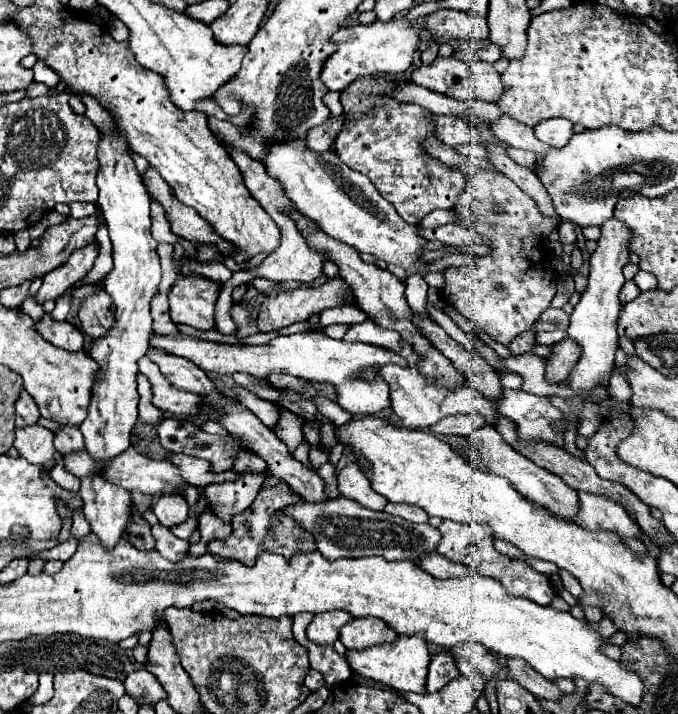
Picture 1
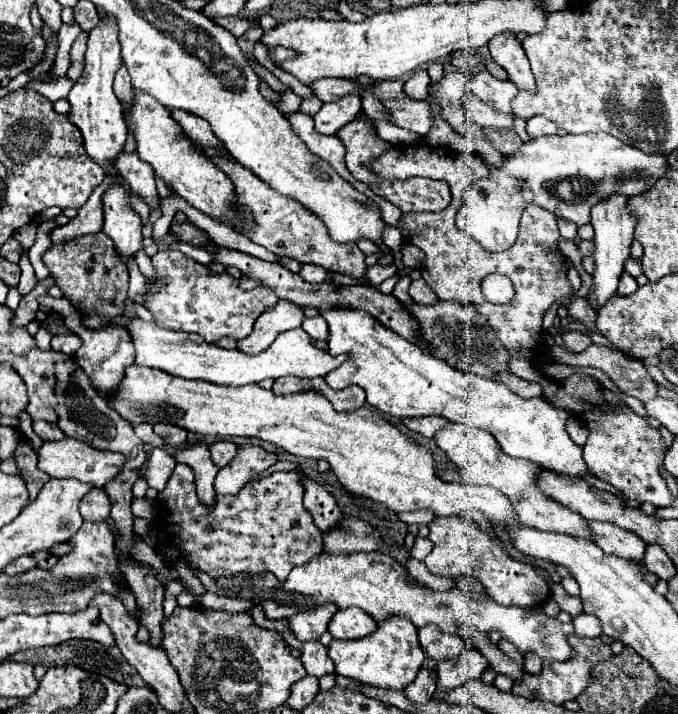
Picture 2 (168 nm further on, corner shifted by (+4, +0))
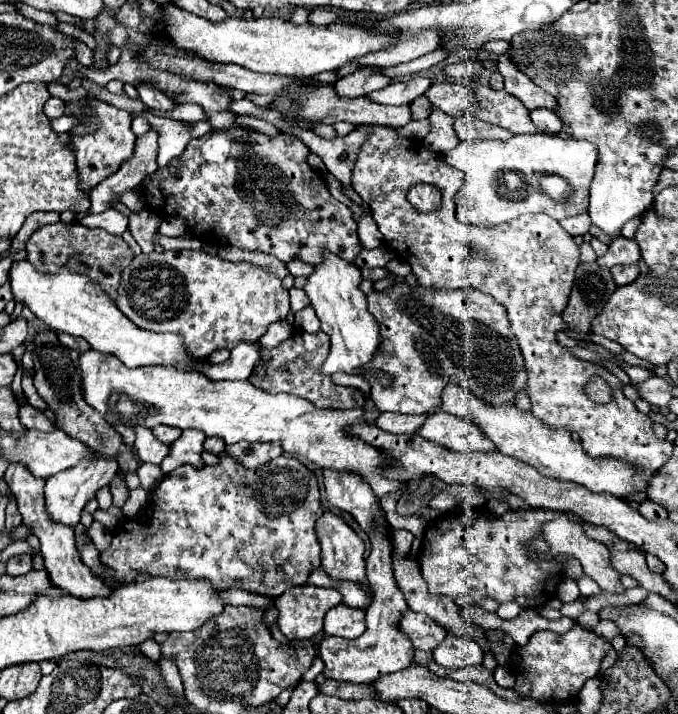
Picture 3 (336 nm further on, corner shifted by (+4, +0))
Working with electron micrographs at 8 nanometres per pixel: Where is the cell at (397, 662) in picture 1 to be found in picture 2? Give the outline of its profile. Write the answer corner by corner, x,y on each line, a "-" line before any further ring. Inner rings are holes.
393,618
379,624
377,632
361,640
333,640
329,646
329,656
335,662
335,672
369,686
405,690
423,666
425,654
421,652
417,640
417,628
405,618

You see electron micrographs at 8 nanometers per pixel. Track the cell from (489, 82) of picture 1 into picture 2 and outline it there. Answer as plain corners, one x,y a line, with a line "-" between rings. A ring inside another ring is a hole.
487,70
479,72
471,78
469,90
485,104
493,106
499,112
513,114
511,100
517,96
517,86
511,80
499,80
493,78

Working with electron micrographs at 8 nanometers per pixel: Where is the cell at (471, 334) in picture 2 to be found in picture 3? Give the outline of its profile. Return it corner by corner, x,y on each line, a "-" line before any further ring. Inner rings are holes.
397,282
383,292
371,290
367,302
383,338
377,356
366,367
393,376
393,388
367,380
371,386
369,398
377,410
429,414
441,404
445,384
459,384
487,404
513,404
517,392
527,386
525,362
509,328
507,312
493,296
475,288
411,288
405,282

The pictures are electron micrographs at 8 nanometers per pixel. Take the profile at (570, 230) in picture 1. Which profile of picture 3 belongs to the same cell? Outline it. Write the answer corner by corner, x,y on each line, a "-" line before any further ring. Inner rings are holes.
583,212
583,214
577,214
577,216
571,216
571,218
563,218
559,220
559,224
571,234
571,236
583,236
589,232
591,228
591,220
589,220
589,214

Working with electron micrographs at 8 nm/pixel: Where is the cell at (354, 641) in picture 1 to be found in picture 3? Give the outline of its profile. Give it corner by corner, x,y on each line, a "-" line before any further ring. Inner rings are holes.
339,604
325,616
325,634
341,638
359,638
365,632
365,610

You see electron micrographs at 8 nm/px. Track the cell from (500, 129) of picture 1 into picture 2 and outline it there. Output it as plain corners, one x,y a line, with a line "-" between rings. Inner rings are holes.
471,92
465,96
465,110
467,110
467,116
479,126
509,128
509,130
513,128
513,116
511,114
501,114
501,112
489,108
481,100
477,100
477,96
473,96

